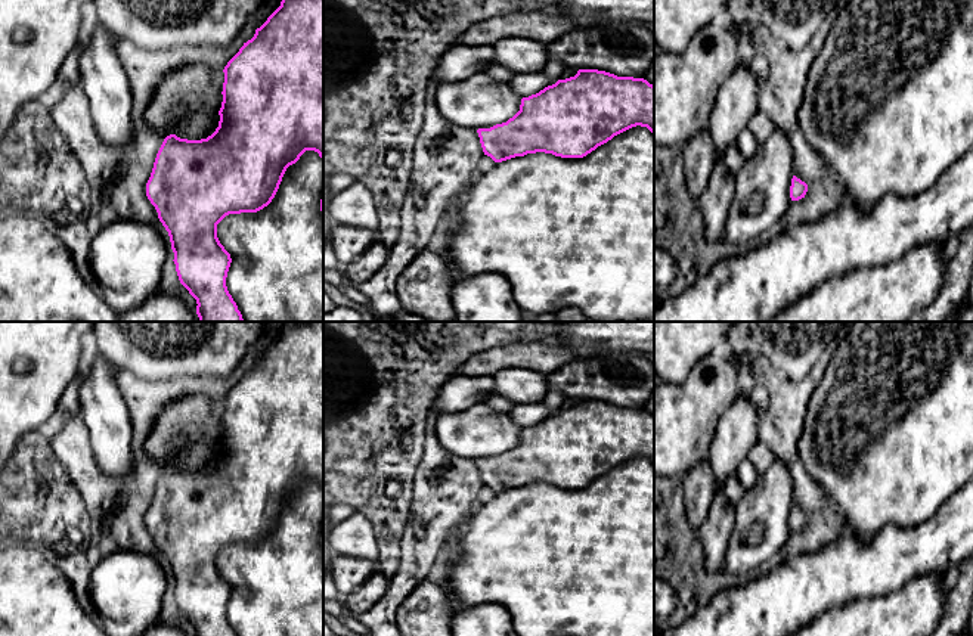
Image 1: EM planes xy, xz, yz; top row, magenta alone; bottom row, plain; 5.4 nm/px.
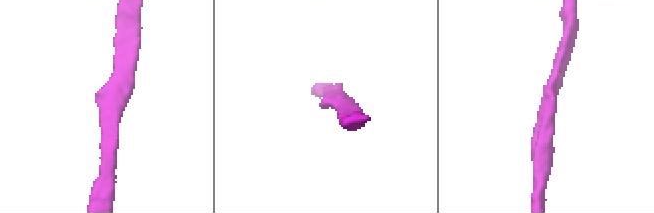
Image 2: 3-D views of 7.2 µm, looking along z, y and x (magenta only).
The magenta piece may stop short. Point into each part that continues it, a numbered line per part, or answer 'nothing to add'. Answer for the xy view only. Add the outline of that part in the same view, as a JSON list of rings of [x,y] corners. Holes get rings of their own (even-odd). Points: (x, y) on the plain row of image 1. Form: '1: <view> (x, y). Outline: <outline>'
nothing to add

